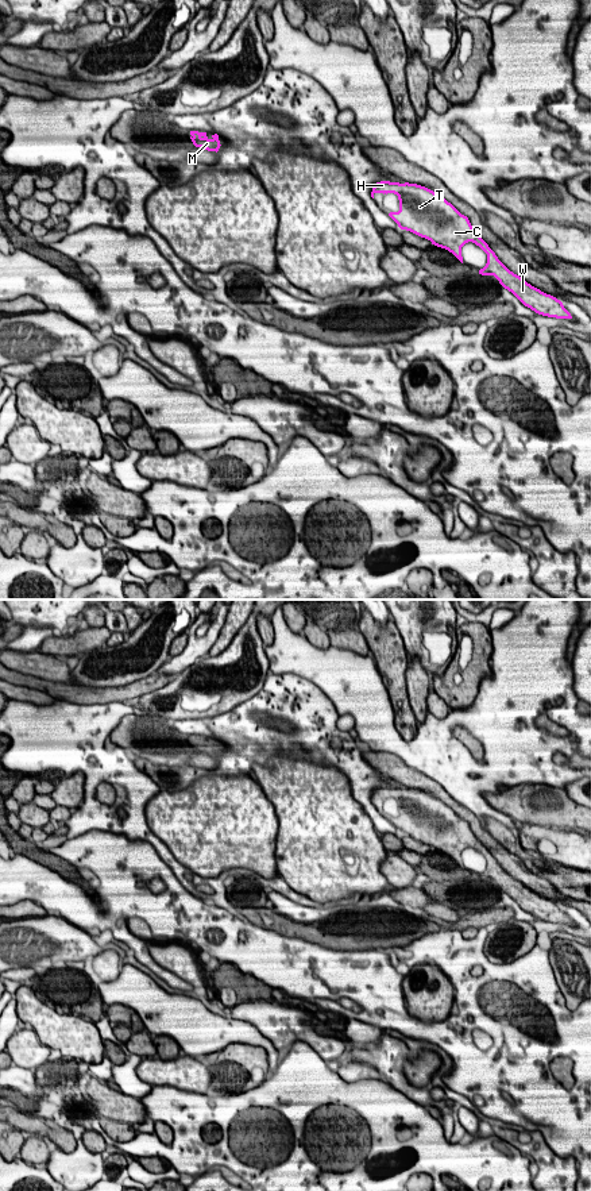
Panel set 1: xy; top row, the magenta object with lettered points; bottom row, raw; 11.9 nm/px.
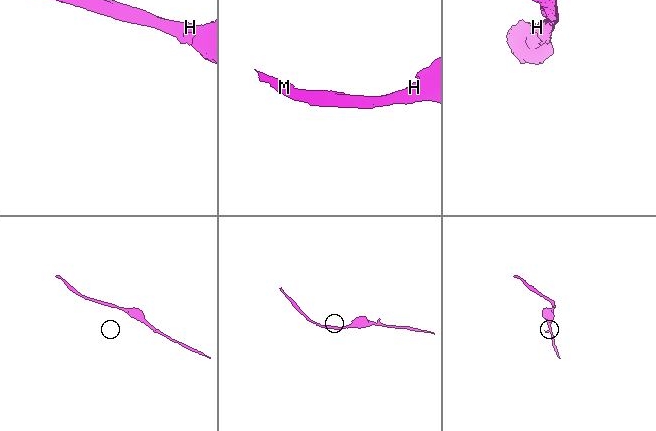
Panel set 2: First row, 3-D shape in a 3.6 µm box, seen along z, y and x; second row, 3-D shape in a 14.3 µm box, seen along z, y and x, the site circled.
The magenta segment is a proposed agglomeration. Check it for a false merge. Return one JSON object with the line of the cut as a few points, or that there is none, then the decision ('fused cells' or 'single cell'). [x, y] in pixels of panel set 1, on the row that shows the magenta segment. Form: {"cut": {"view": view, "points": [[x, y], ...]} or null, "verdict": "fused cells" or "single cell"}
{"cut": null, "verdict": "single cell"}

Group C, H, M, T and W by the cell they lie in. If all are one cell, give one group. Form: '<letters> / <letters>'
C H M T W

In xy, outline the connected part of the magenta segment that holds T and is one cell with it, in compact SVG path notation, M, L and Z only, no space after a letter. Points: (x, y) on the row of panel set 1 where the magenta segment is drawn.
M390 181L376 182L371 192L372 198L375 193L398 196L399 211L390 212L389 216L401 230L410 231L430 240L432 244L448 250L461 263L461 247L468 242L475 243L487 254L487 263L479 270L479 274L494 275L505 289L538 315L572 319L560 300L541 292L510 271L474 231L468 217L440 194L417 184Z

